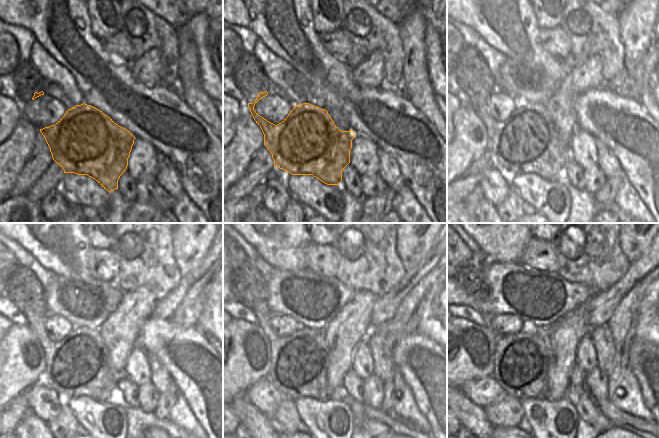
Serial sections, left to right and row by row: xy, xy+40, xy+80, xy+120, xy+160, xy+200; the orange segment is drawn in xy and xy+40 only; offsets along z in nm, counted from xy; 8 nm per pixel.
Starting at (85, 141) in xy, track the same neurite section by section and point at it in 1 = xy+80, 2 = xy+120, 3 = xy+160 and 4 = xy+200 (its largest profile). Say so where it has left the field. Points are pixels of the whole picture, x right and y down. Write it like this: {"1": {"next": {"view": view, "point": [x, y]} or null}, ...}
{"1": {"next": {"view": "xy+80", "point": [528, 141]}}, "2": {"next": {"view": "xy+120", "point": [76, 366]}}, "3": {"next": {"view": "xy+160", "point": [298, 362]}}, "4": {"next": {"view": "xy+200", "point": [521, 359]}}}

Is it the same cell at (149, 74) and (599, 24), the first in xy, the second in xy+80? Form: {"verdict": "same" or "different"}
{"verdict": "different"}

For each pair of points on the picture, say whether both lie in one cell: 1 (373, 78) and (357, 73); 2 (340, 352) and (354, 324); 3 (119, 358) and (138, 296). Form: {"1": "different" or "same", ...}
{"1": "same", "2": "same", "3": "same"}

